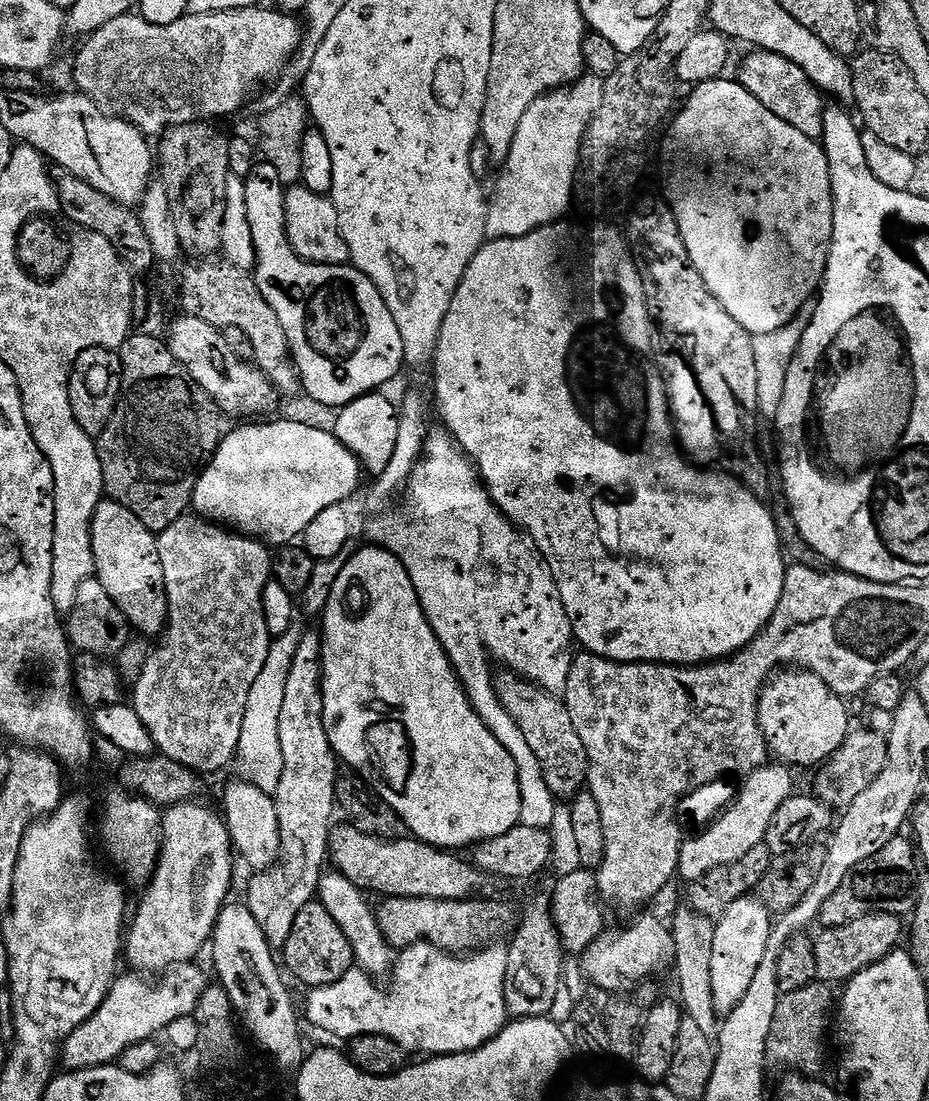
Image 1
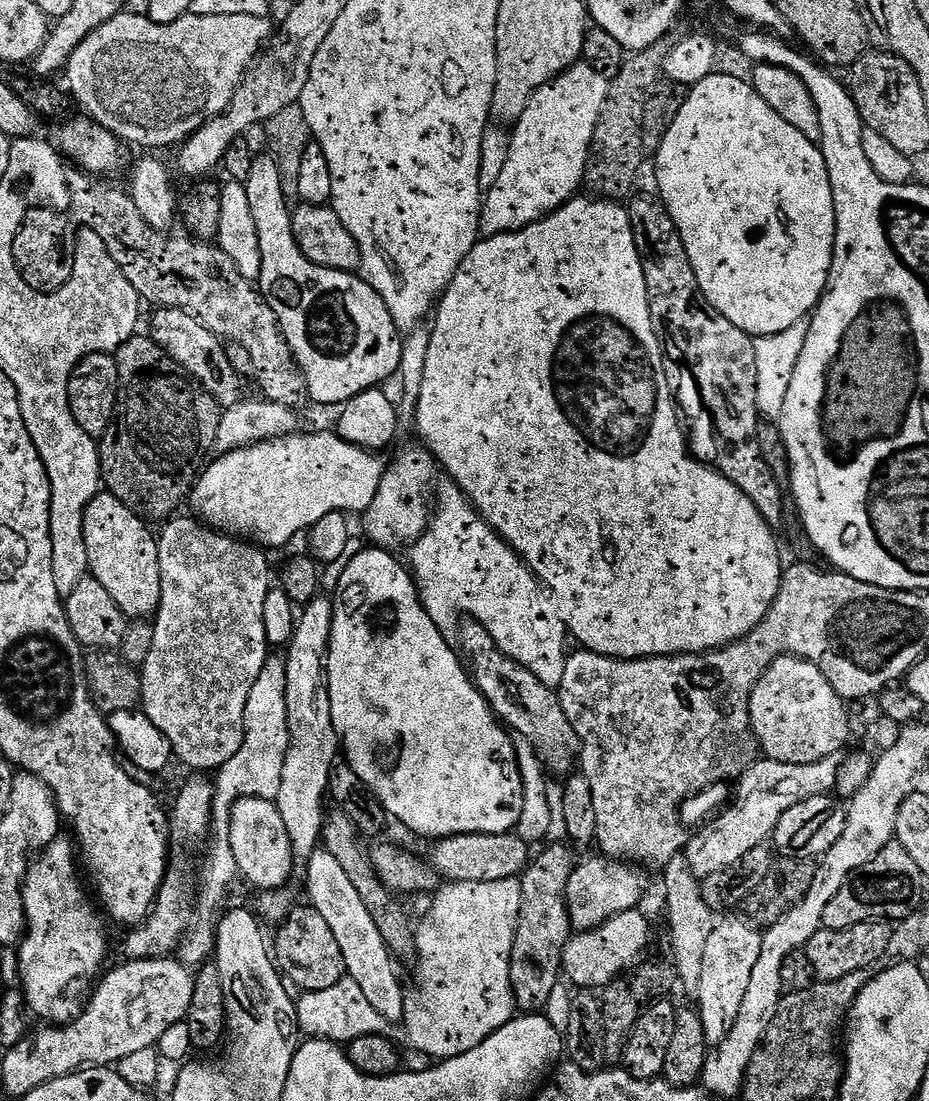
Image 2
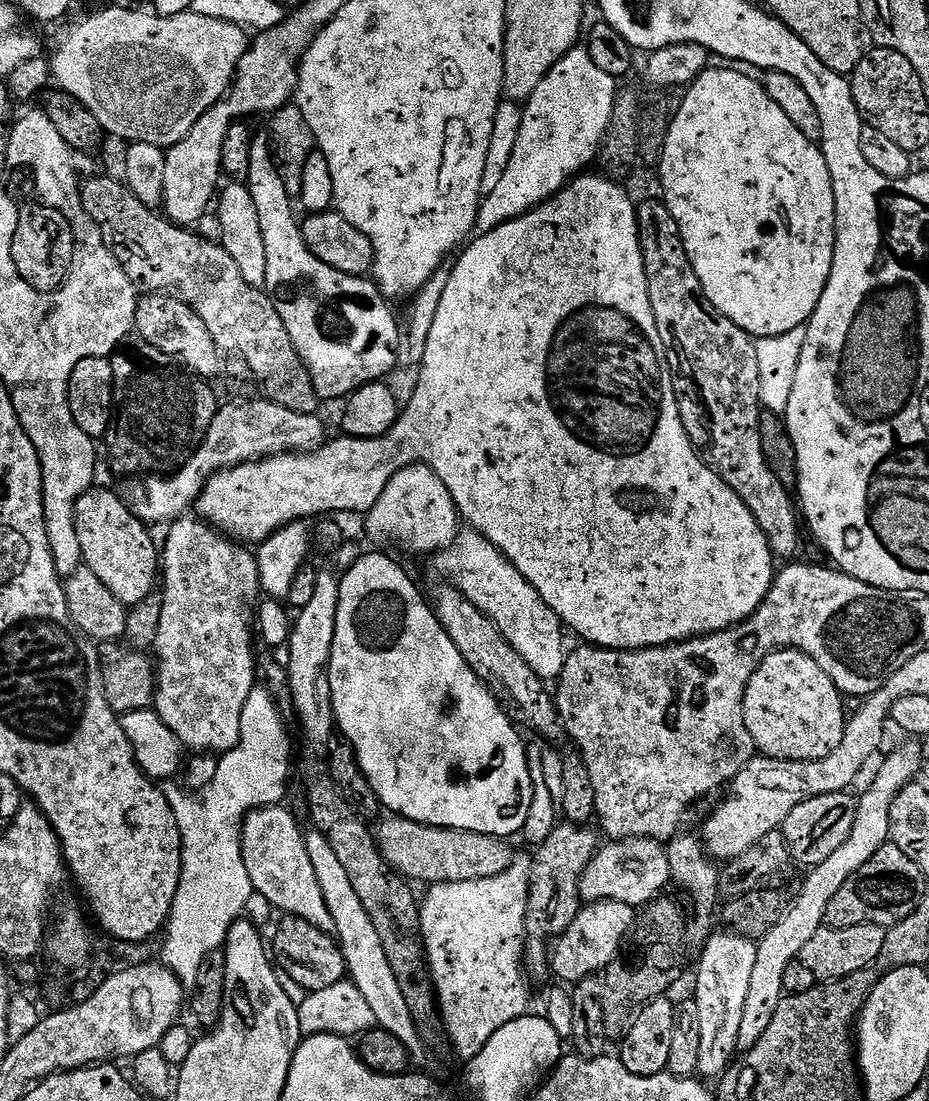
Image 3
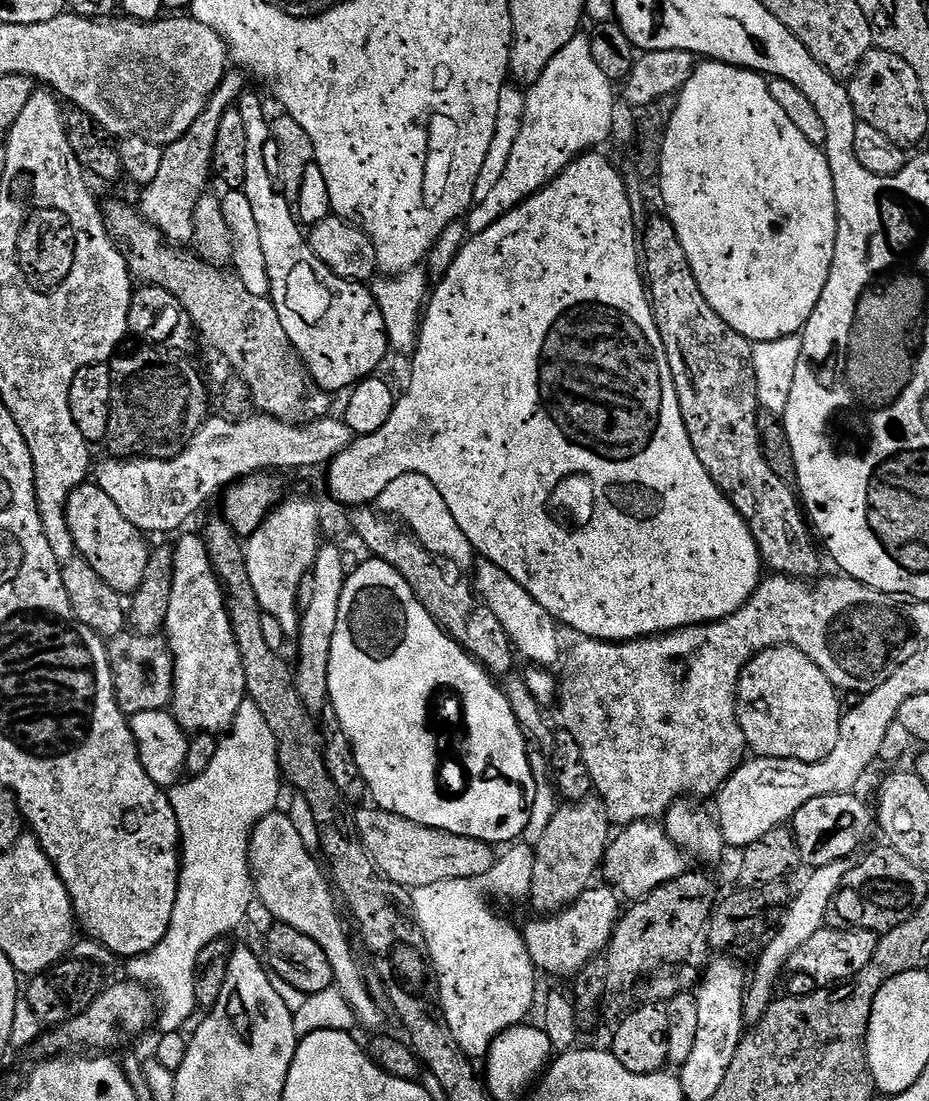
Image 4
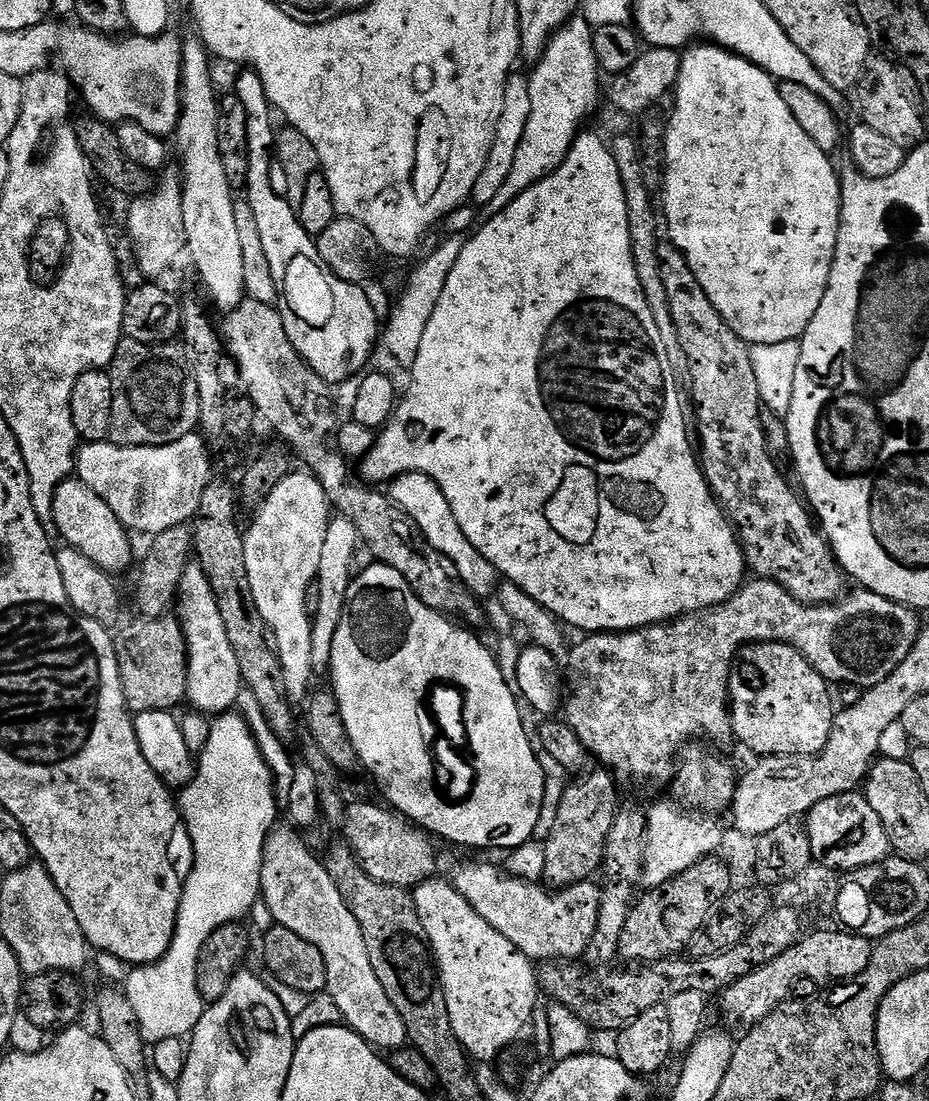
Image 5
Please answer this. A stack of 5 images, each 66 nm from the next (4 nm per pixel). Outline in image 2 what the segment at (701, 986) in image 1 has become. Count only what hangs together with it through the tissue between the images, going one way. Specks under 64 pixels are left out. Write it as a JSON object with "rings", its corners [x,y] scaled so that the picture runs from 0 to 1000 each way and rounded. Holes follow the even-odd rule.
{"rings":[[[740,777],[727,777],[720,785],[714,786],[715,807],[719,809],[719,843],[723,846],[722,875],[728,881],[728,889],[741,900],[747,903],[756,888],[756,869],[760,867],[760,855],[769,848],[773,838],[772,829],[756,816],[755,797],[743,790]]]}

